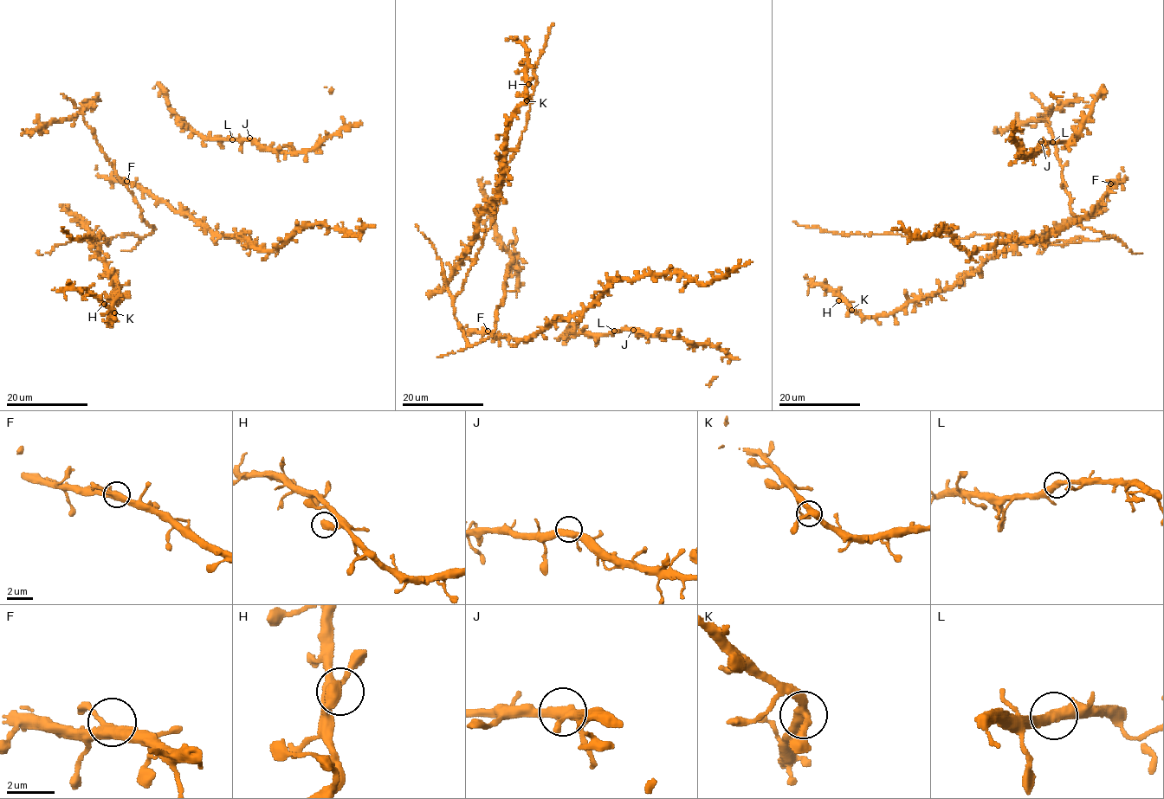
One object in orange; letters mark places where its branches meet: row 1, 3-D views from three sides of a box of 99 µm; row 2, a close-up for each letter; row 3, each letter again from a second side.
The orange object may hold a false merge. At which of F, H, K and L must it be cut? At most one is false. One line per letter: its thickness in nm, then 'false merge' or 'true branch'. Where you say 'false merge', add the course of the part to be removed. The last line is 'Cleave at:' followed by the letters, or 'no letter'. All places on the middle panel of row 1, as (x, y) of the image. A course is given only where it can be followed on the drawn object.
F: calibre 400 nm; true branch
H: calibre 550 nm; true branch
K: calibre 360 nm; true branch
L: calibre 440 nm; true branch
Cleave at: no letter

